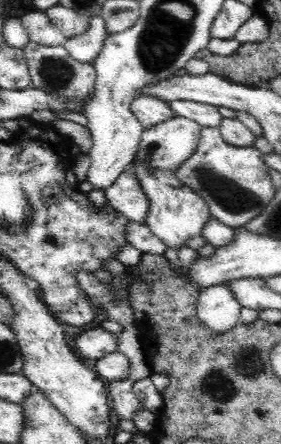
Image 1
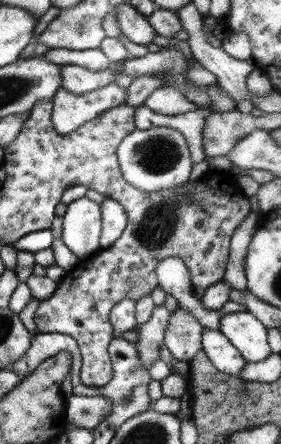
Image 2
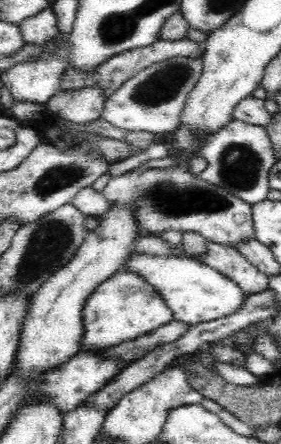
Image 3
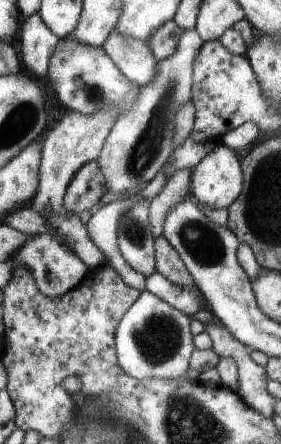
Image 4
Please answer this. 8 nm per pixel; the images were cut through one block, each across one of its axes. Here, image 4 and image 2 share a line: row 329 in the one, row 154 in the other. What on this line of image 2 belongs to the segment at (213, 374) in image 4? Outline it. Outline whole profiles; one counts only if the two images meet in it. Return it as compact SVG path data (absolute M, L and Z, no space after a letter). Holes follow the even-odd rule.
M149 128L149 130L133 130L117 148L119 166L123 172L123 178L143 190L159 194L163 190L173 190L177 186L187 184L191 178L189 172L193 170L191 152L187 152L187 144L183 136L173 128Z

